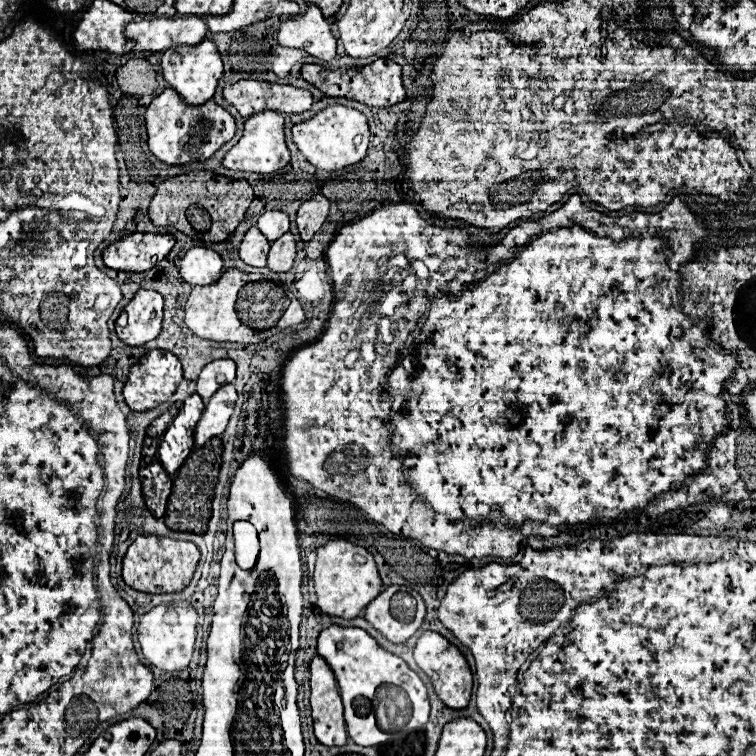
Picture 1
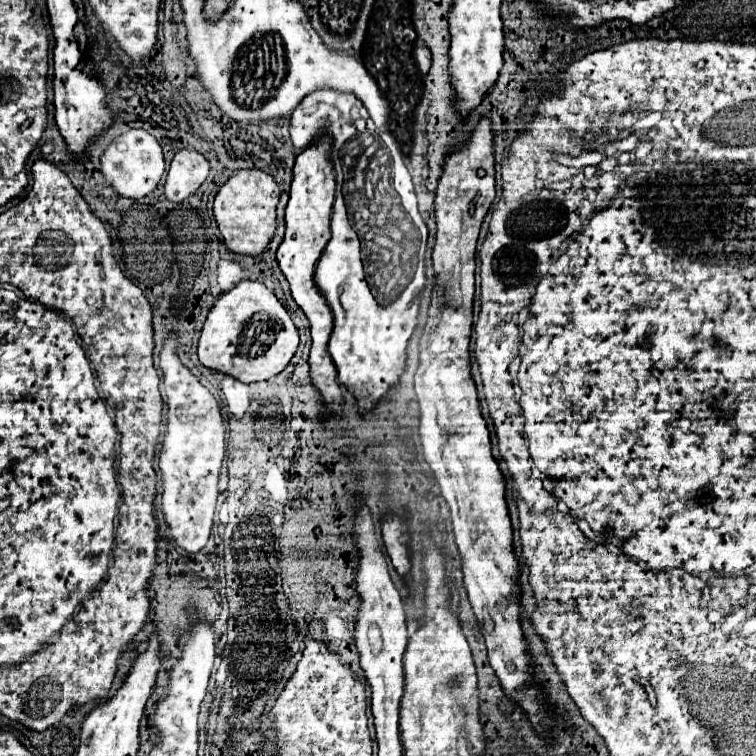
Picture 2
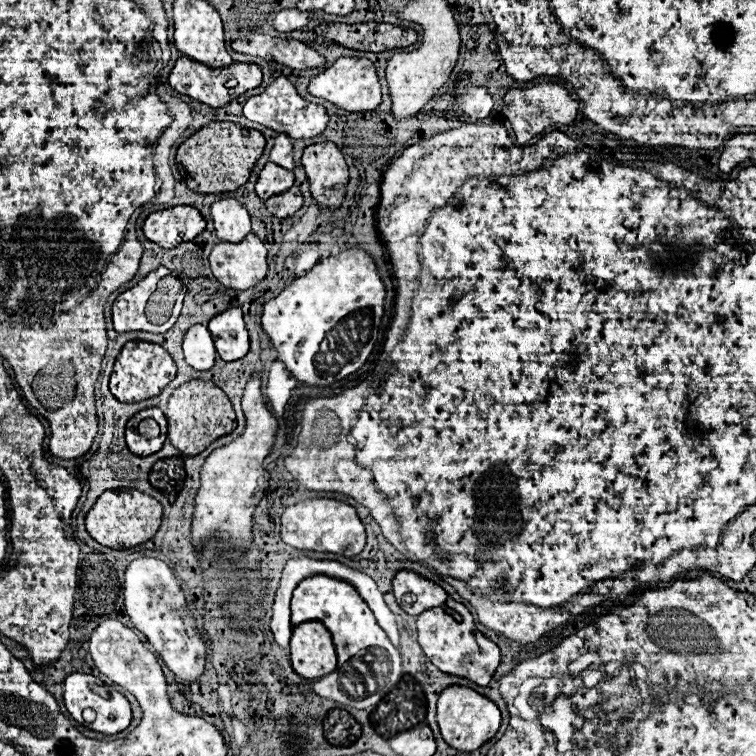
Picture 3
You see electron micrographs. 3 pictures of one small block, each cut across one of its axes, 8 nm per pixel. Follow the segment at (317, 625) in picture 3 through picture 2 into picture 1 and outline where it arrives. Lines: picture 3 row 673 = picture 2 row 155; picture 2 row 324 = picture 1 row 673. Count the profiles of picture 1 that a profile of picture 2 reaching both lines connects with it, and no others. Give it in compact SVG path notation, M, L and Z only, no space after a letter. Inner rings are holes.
M316 656L310 664L310 686L314 734L318 742L324 746L344 746L348 736L342 716L342 700L334 674L320 656Z

